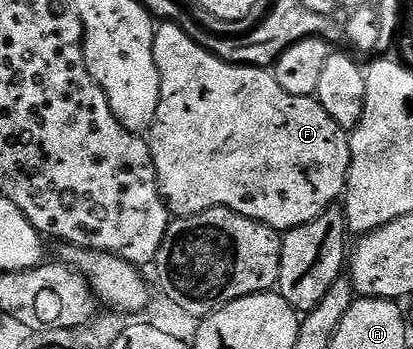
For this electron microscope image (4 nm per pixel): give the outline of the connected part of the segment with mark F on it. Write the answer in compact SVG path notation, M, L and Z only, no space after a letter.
M163 22L156 25L153 60L157 60L157 72L161 76L161 96L157 104L157 116L151 122L149 141L159 181L159 191L172 215L188 218L205 212L209 208L224 206L241 216L249 216L269 228L286 232L301 224L309 224L309 220L317 220L321 212L332 209L344 197L350 170L351 140L348 131L342 130L337 120L333 120L333 116L329 116L329 112L325 112L325 108L321 108L321 104L314 97L293 96L293 92L285 92L285 88L277 84L274 73L270 69L257 66L235 66L232 62L223 61L216 54L210 54L175 22Z

